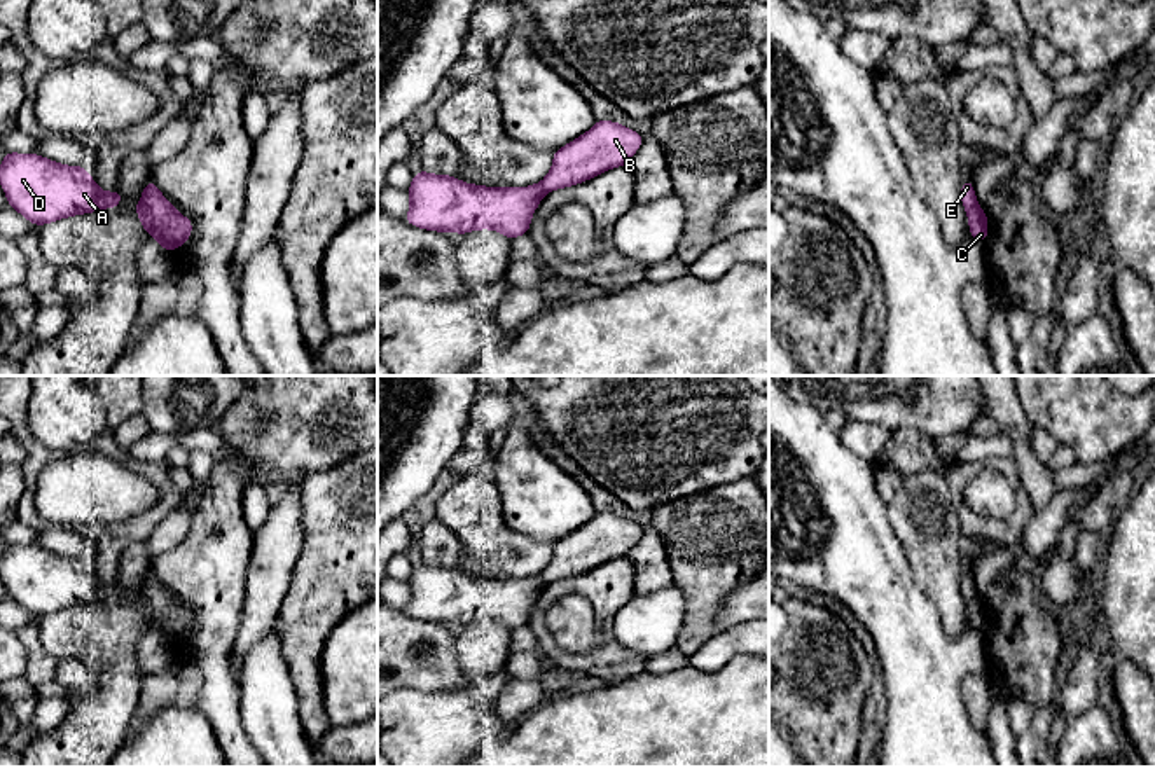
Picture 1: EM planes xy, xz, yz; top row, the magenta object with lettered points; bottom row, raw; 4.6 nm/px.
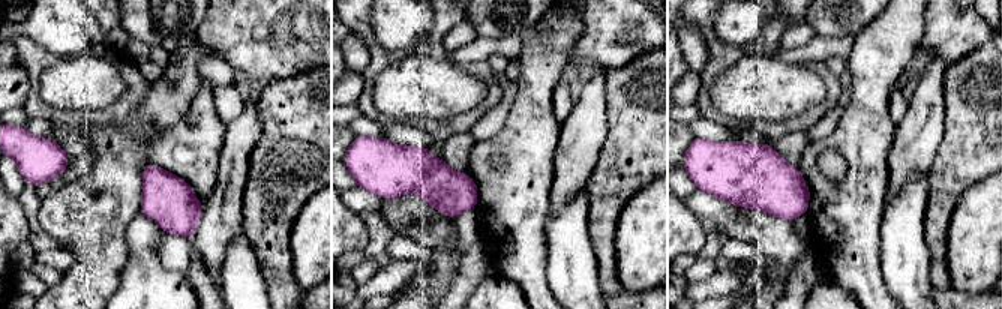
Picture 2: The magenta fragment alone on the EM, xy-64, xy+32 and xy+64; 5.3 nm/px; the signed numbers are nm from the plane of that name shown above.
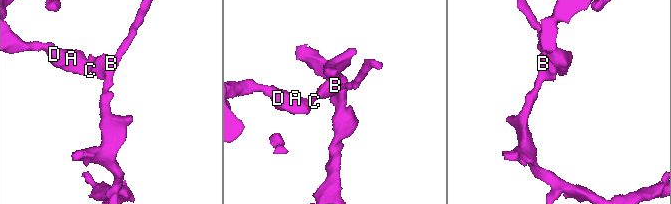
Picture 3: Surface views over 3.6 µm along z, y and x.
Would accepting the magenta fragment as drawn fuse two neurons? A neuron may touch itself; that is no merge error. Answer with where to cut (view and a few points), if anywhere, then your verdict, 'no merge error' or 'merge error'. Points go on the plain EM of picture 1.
xy (140, 591), (151, 608), (151, 626) | merge error

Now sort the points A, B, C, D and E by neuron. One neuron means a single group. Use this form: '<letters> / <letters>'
A C D / B E

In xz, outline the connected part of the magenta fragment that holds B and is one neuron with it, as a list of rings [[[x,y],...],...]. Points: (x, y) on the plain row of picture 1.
[[[612,512],[596,515],[554,543],[554,554],[540,577],[550,584],[582,575],[606,561],[626,557],[643,528]]]

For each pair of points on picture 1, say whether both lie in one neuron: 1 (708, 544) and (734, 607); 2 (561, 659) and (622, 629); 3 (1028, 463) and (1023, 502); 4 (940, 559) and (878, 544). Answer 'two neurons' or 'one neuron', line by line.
1: two neurons
2: two neurons
3: two neurons
4: two neurons

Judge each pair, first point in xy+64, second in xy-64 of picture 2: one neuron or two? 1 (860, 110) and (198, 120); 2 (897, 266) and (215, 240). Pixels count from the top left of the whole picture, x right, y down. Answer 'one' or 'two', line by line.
1: one
2: two

